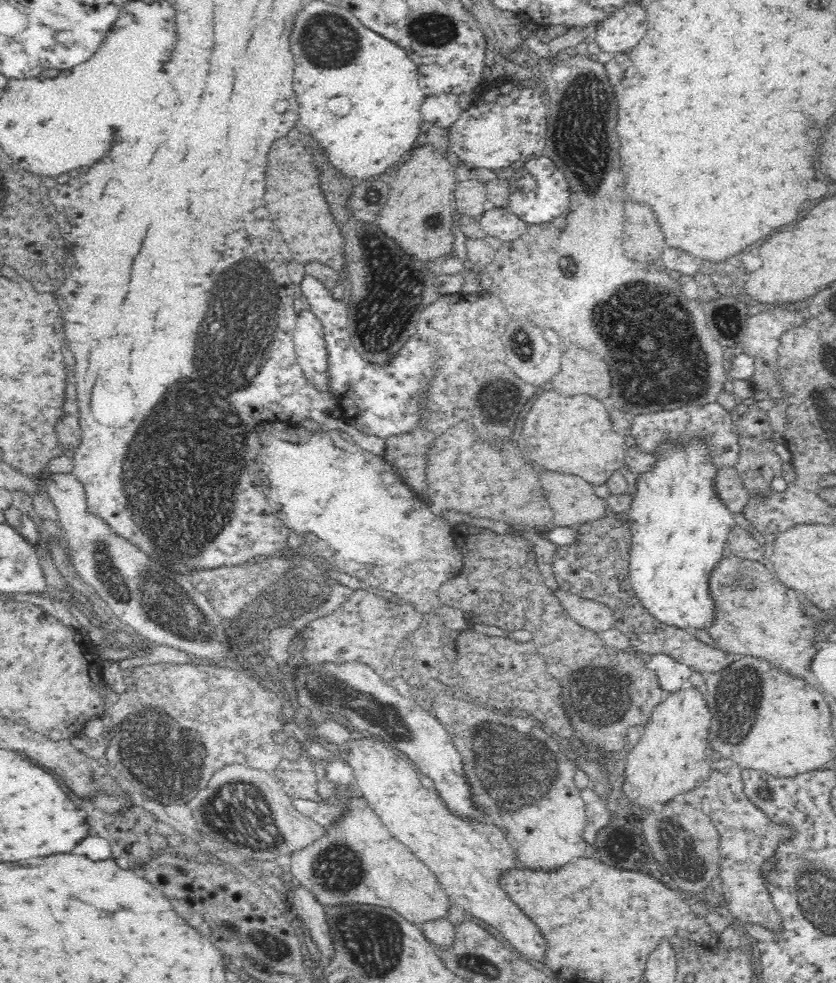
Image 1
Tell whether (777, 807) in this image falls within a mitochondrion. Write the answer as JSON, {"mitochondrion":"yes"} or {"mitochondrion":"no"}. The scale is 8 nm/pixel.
{"mitochondrion":"no"}

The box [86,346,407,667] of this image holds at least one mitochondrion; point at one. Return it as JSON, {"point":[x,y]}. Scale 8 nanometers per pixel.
{"point":[164,603]}

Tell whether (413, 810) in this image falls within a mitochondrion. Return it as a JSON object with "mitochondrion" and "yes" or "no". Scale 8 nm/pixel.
{"mitochondrion":"no"}

